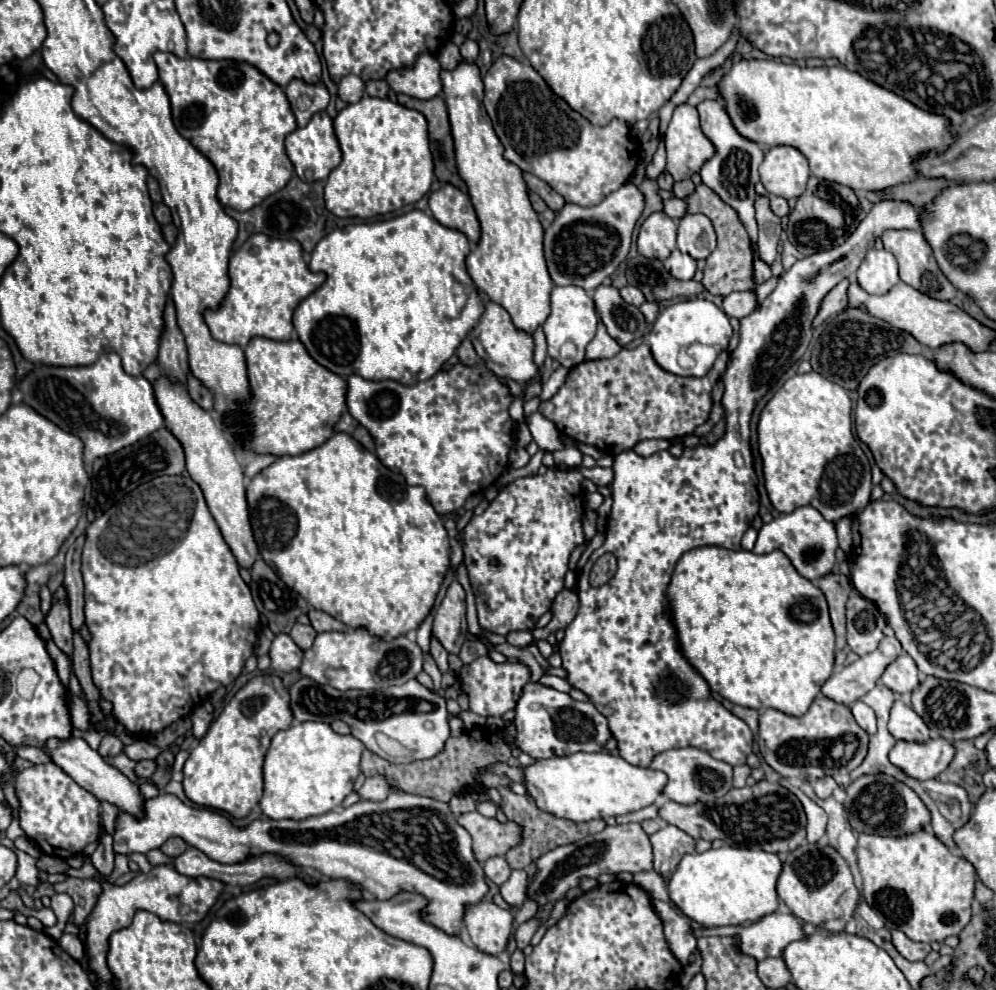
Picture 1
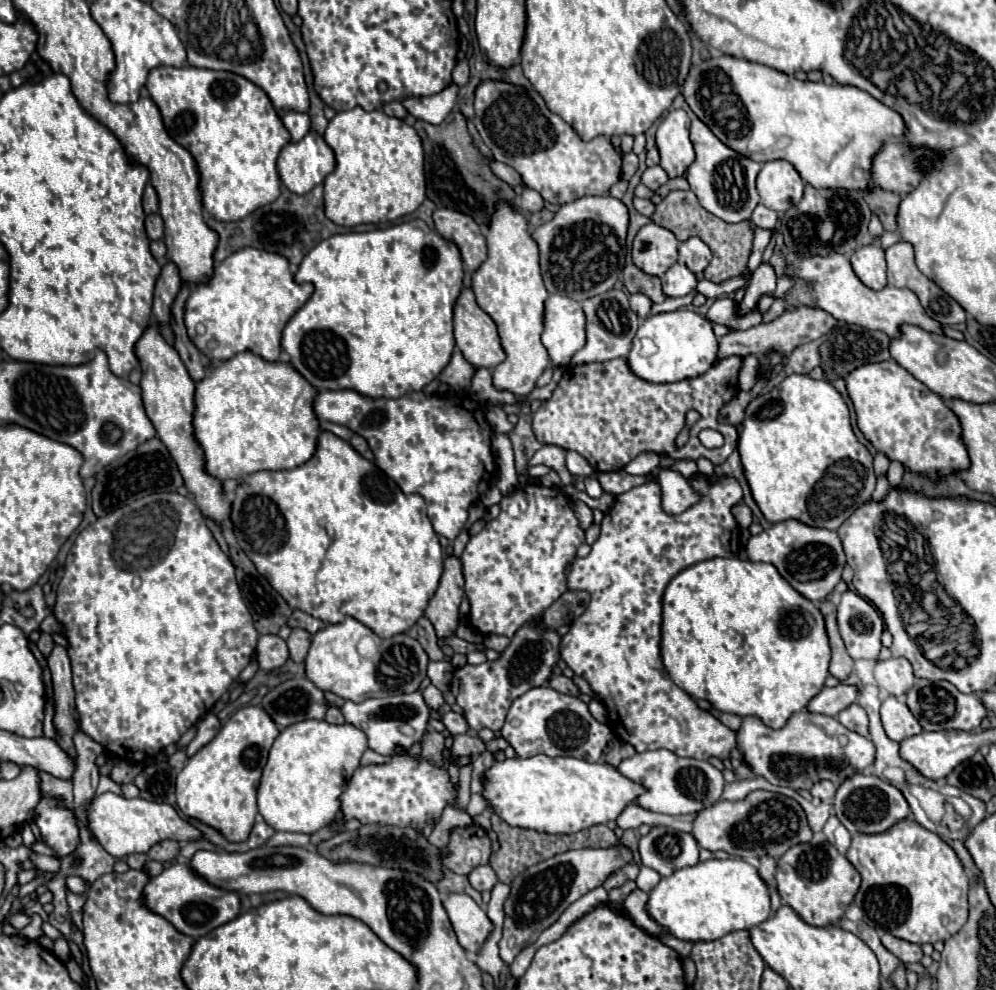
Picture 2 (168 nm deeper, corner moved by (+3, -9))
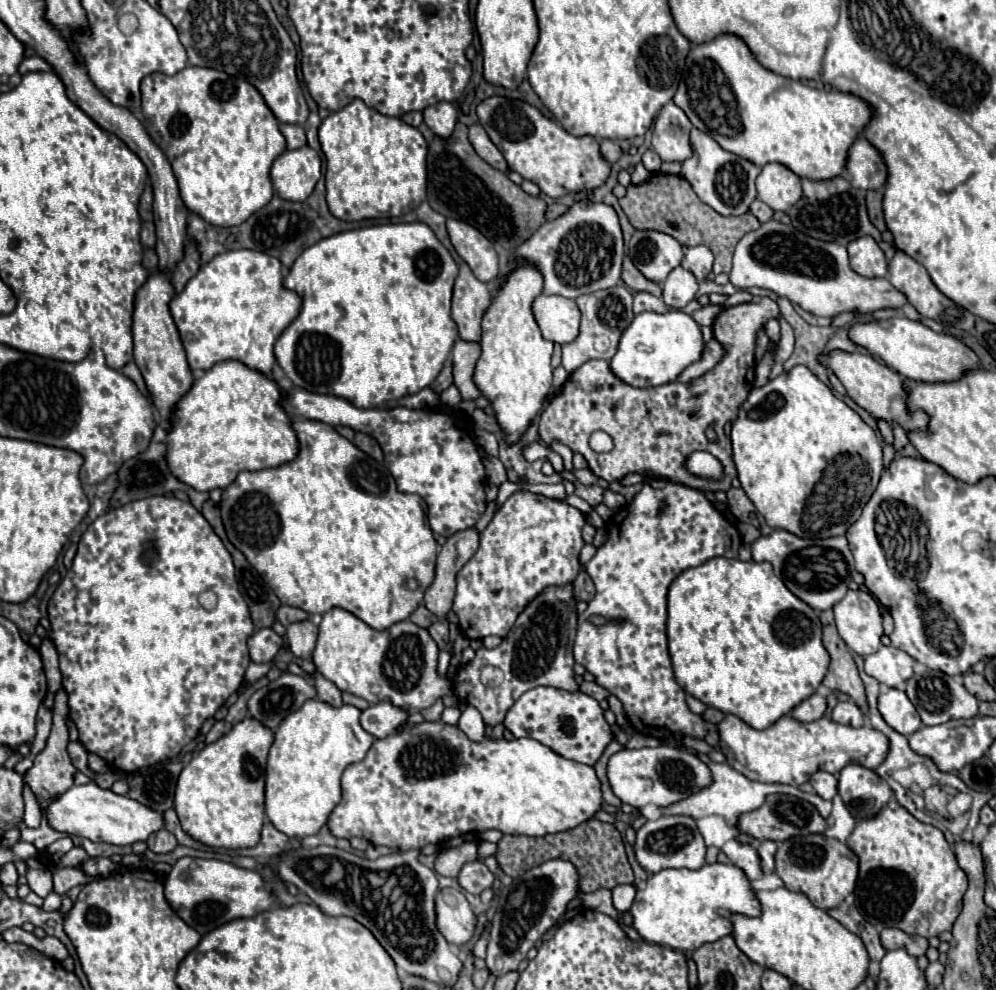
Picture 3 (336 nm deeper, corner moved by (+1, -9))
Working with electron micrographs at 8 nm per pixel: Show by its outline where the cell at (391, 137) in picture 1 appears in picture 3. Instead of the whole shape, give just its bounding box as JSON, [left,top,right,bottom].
[319,98,427,222]

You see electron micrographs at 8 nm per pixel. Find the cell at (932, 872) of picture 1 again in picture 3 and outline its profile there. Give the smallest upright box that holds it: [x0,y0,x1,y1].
[847,806,967,938]

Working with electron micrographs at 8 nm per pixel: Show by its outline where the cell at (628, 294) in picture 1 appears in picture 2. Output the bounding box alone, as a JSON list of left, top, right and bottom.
[631,294,653,318]

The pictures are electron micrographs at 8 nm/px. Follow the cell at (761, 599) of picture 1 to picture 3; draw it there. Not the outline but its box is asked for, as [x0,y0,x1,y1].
[667,558,831,730]

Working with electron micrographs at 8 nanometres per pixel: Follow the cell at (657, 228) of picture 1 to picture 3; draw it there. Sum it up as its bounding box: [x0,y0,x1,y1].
[629,230,683,284]

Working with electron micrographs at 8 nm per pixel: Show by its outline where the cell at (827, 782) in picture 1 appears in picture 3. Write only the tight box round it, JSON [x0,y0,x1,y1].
[811,772,837,800]

